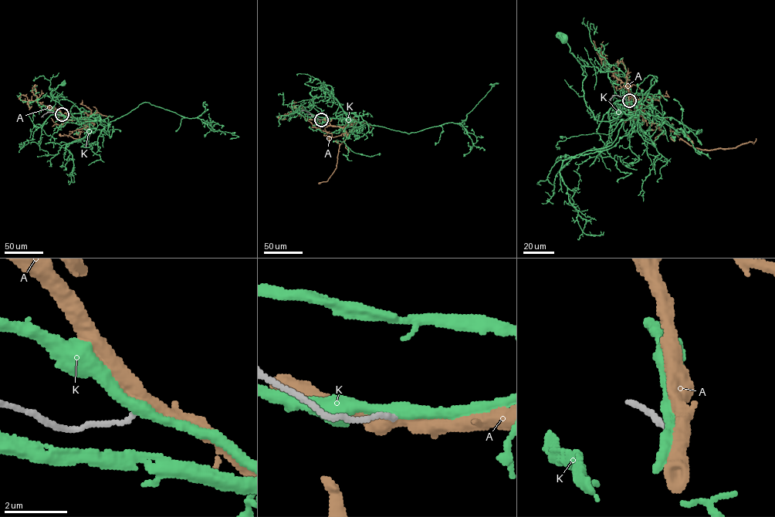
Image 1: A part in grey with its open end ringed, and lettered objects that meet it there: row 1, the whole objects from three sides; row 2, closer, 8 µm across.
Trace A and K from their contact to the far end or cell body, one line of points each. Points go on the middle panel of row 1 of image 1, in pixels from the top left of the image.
A: (321, 119), (346, 132), (336, 136), (340, 144), (336, 168), (327, 180), (319, 184)
K: (321, 119), (336, 118), (339, 105), (333, 98), (317, 98), (310, 94), (312, 90), (322, 87)

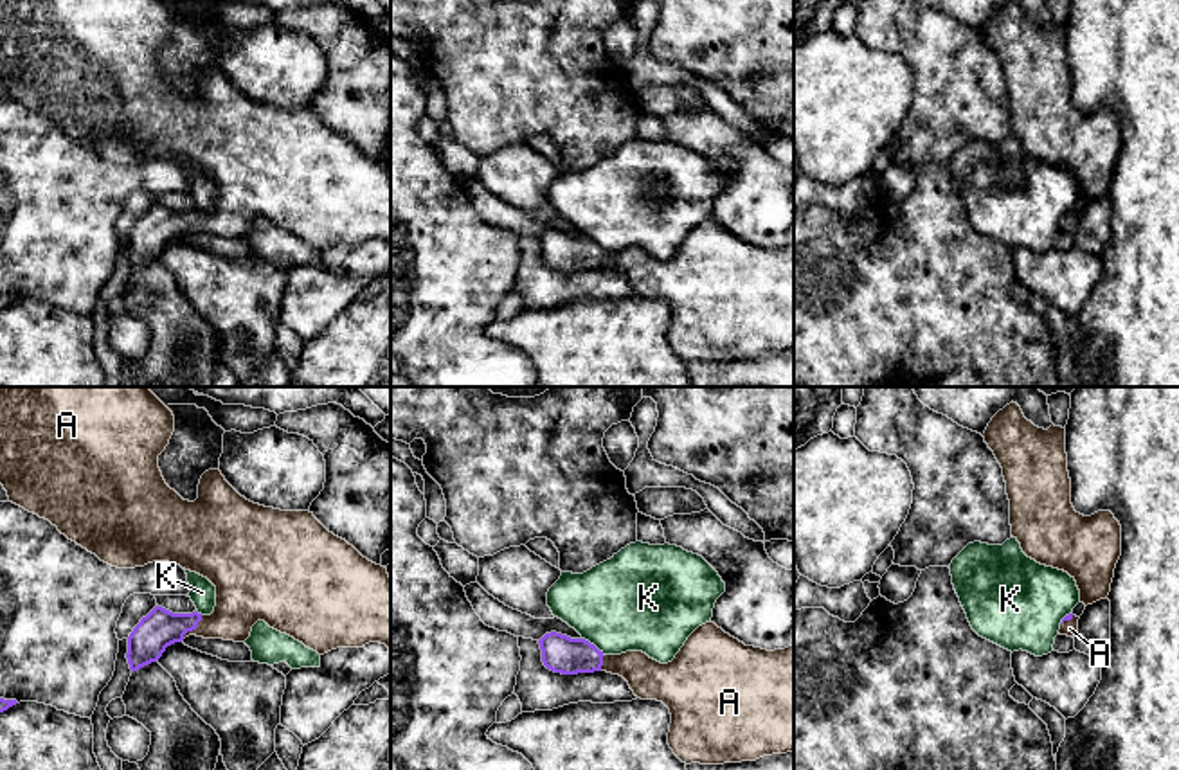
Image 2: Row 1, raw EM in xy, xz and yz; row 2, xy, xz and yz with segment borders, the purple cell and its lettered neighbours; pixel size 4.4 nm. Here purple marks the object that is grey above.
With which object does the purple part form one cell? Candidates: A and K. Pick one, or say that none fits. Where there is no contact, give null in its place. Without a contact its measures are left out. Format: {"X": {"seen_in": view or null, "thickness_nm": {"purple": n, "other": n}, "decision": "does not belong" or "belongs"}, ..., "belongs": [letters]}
{"A": {"seen_in": "xy", "thickness_nm": {"purple": 170, "other": 220}, "decision": "belongs"}, "K": {"seen_in": "xz", "thickness_nm": {"purple": 170, "other": 440}, "decision": "does not belong"}, "belongs": ["A"]}

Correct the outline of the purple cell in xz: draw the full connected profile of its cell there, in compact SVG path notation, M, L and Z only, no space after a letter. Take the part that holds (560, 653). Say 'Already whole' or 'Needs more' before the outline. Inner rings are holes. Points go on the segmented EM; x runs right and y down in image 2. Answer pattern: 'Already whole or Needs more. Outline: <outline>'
Needs more. Outline: M711 621L698 626L668 664L643 651L605 655L585 639L556 631L545 633L538 644L544 666L554 673L607 671L623 676L637 698L662 702L671 714L668 745L686 765L742 763L794 752L794 646L774 651L745 646Z

